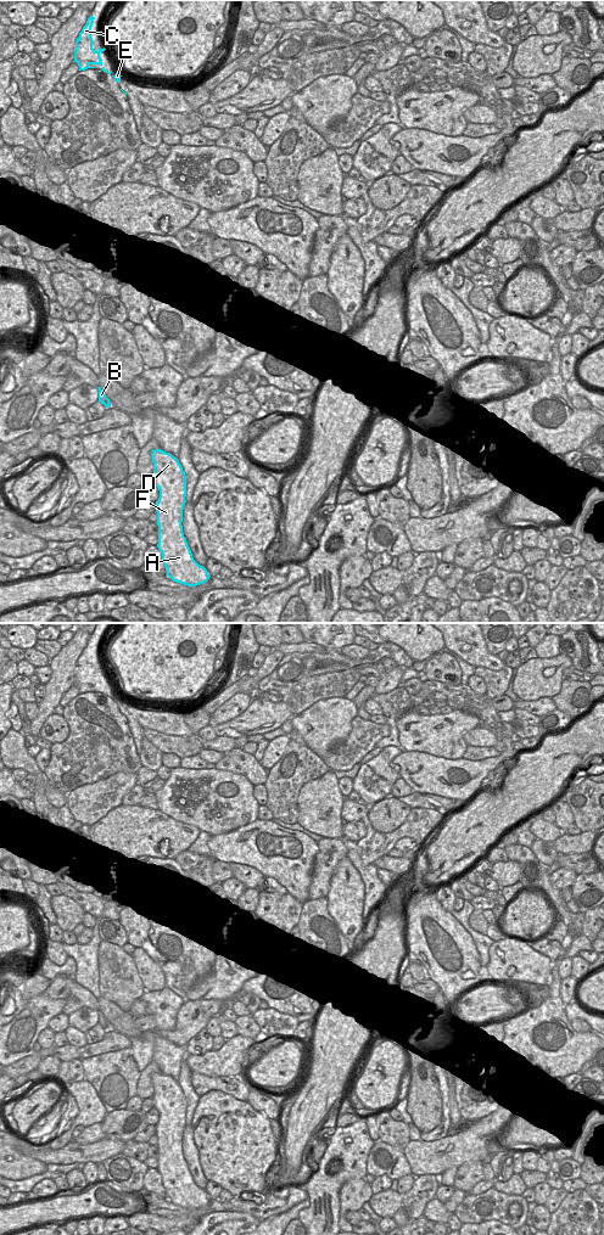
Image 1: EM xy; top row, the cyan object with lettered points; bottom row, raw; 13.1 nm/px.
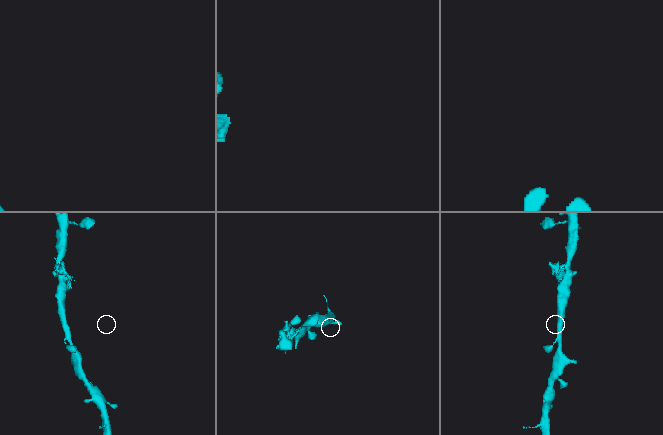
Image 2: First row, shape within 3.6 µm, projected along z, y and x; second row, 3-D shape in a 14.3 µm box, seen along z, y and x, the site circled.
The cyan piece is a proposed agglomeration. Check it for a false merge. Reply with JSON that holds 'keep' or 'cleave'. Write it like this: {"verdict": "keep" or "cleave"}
{"verdict": "keep"}

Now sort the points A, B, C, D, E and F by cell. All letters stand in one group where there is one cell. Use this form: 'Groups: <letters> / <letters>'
Groups: A B C D E F

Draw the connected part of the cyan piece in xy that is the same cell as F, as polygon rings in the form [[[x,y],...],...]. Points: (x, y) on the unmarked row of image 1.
[[[161,1072],[152,1073],[153,1107],[160,1113],[156,1124],[158,1167],[167,1198],[177,1206],[196,1209],[209,1197],[192,1180],[183,1156],[183,1133],[186,1125],[186,1099],[178,1082]]]

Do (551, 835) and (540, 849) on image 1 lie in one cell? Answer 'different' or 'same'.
different

